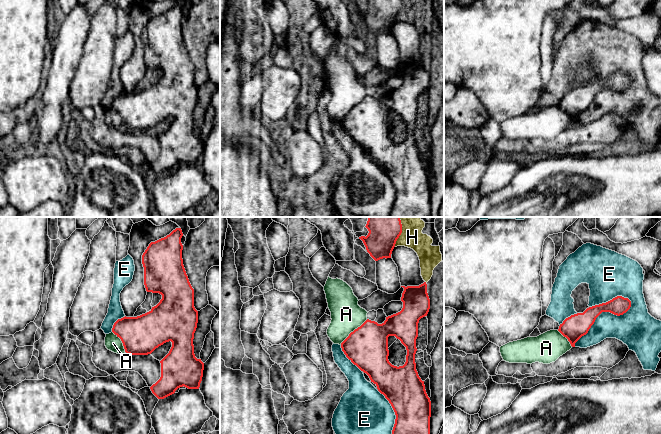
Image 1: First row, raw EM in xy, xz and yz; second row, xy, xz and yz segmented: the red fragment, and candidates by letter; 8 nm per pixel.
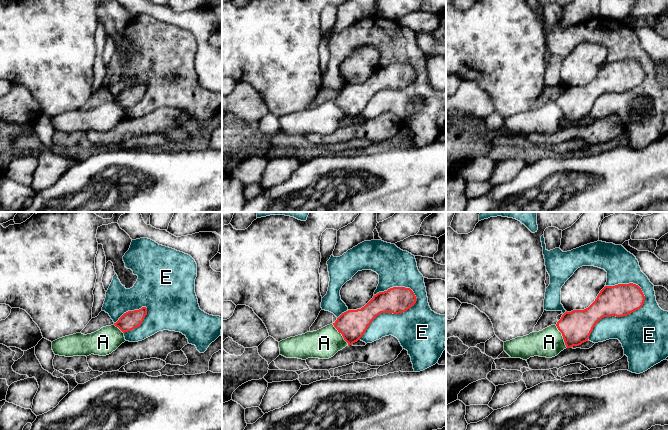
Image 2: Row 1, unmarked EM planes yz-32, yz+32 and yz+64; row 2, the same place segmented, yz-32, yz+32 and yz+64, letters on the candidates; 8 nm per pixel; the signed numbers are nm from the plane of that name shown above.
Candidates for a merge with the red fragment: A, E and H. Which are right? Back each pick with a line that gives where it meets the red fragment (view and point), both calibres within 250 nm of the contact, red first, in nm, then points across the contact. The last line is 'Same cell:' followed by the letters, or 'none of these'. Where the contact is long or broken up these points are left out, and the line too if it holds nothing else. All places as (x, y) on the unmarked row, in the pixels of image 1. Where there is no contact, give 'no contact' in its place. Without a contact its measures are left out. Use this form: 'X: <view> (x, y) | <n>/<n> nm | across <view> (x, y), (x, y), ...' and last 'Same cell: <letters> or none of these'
Same cell: none of these

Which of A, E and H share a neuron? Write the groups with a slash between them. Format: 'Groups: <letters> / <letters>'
Groups: A / E / H

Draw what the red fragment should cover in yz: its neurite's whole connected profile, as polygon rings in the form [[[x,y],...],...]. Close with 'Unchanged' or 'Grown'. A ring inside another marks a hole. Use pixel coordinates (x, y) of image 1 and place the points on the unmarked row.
[[[617,72],[606,79],[589,83],[583,89],[571,91],[560,100],[558,107],[568,115],[572,123],[575,123],[575,119],[588,109],[602,88],[620,92],[626,89],[630,83],[631,77],[628,74]]]. Unchanged

